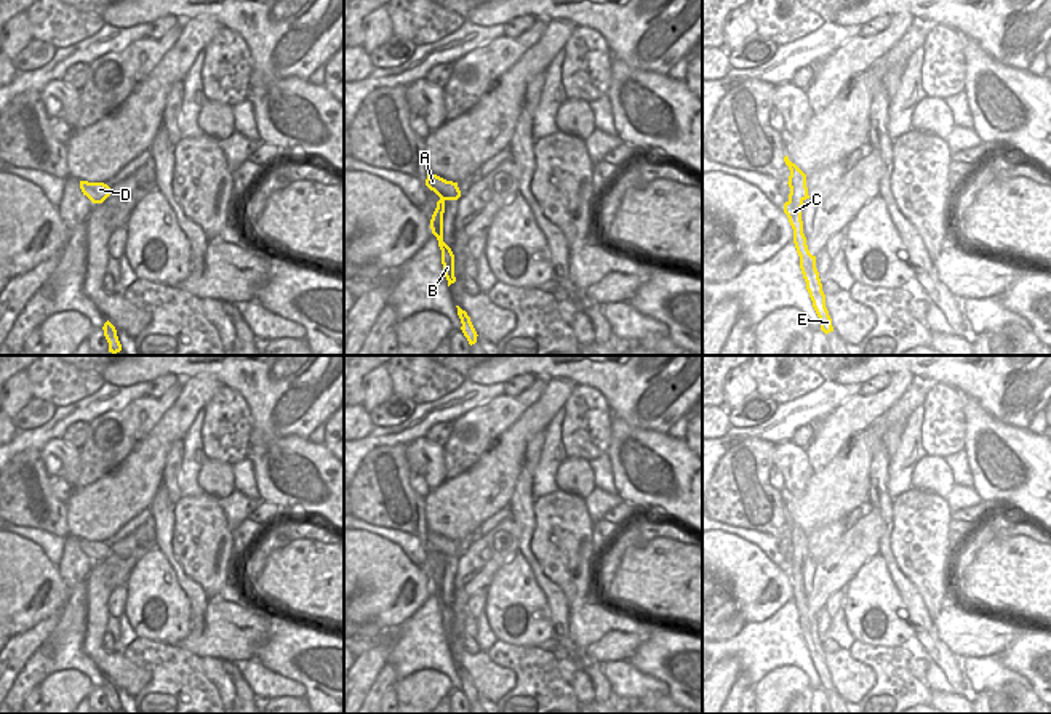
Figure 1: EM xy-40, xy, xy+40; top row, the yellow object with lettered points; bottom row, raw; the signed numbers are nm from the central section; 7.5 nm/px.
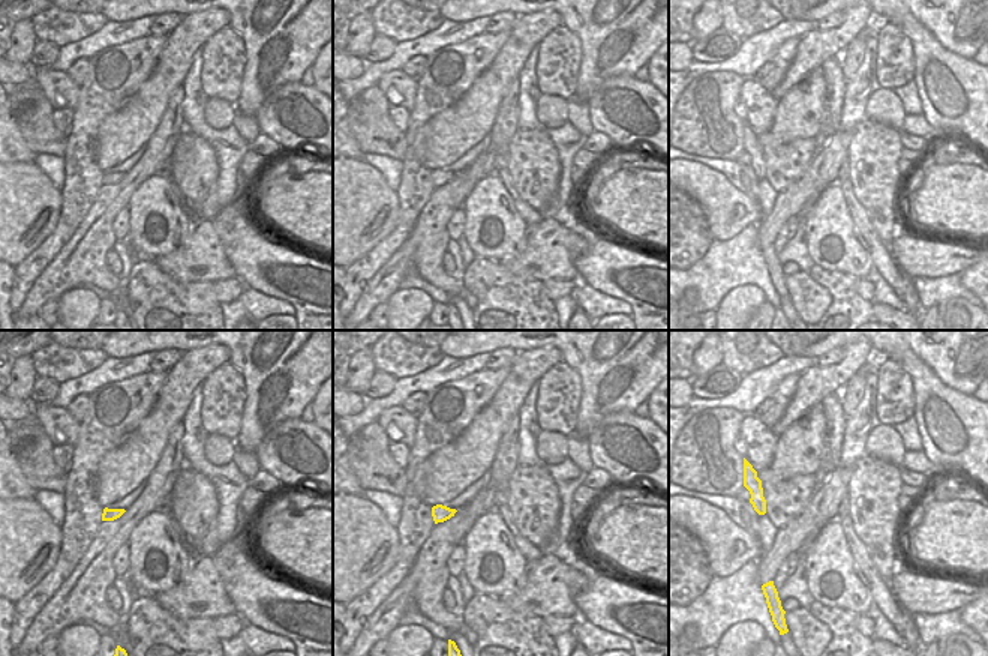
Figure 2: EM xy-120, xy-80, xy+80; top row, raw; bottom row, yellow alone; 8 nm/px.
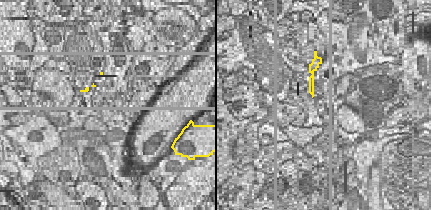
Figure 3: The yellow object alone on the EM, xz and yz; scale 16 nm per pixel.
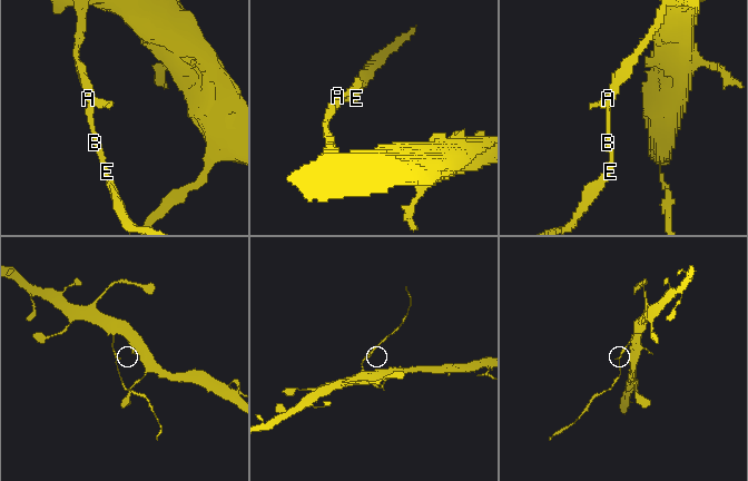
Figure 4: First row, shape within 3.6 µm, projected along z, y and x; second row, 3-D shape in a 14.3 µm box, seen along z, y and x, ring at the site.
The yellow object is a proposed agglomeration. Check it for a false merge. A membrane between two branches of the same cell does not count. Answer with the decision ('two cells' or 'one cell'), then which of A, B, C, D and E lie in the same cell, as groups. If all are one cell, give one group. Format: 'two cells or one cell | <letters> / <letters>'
two cells | A D / B C E

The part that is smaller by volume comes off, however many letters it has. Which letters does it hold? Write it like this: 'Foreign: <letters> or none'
Foreign: B, C, E

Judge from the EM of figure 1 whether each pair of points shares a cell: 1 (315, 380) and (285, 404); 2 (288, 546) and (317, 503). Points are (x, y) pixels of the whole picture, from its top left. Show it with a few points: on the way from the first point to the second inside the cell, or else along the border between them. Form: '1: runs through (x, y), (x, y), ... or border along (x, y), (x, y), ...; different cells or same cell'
1: runs through (307, 381), (293, 396); same cell
2: border along (291, 516), (306, 516), (327, 525); different cells

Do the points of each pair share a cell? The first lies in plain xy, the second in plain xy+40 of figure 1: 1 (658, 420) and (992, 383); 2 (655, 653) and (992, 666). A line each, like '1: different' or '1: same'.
1: same
2: different

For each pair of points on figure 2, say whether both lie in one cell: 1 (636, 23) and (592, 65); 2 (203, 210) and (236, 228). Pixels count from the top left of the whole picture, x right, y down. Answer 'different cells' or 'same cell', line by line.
1: same cell
2: different cells

